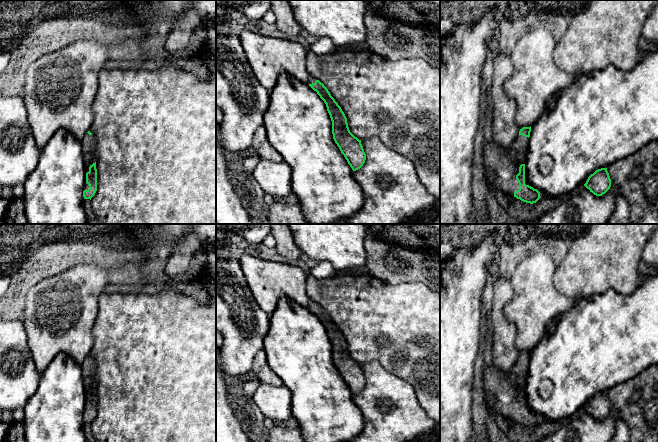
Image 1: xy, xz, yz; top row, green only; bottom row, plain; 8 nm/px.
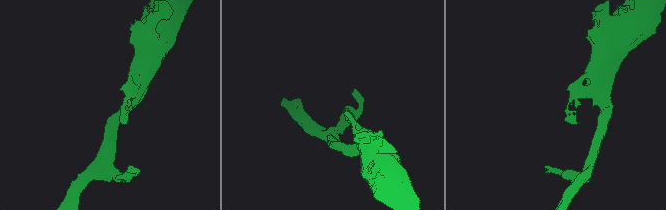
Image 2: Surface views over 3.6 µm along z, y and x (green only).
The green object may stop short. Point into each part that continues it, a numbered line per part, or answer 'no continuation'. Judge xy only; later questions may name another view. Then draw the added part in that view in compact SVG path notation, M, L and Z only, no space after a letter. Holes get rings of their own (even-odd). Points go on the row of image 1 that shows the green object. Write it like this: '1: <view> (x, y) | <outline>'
1: xy (88, 141) | M86 133L81 139L81 143L82 152L84 155L84 165L87 173L89 172L89 167L97 160L95 138L92 135Z

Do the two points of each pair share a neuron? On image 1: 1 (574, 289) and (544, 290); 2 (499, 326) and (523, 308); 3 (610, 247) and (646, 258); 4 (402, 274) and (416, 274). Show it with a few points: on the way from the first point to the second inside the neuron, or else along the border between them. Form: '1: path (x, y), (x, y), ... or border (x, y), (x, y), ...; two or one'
1: border (556, 267), (555, 288), (578, 301); two
2: border (512, 296), (503, 315), (515, 326), (516, 341); two
3: border (647, 241), (640, 261); two
4: path (405, 274), (413, 274); one

